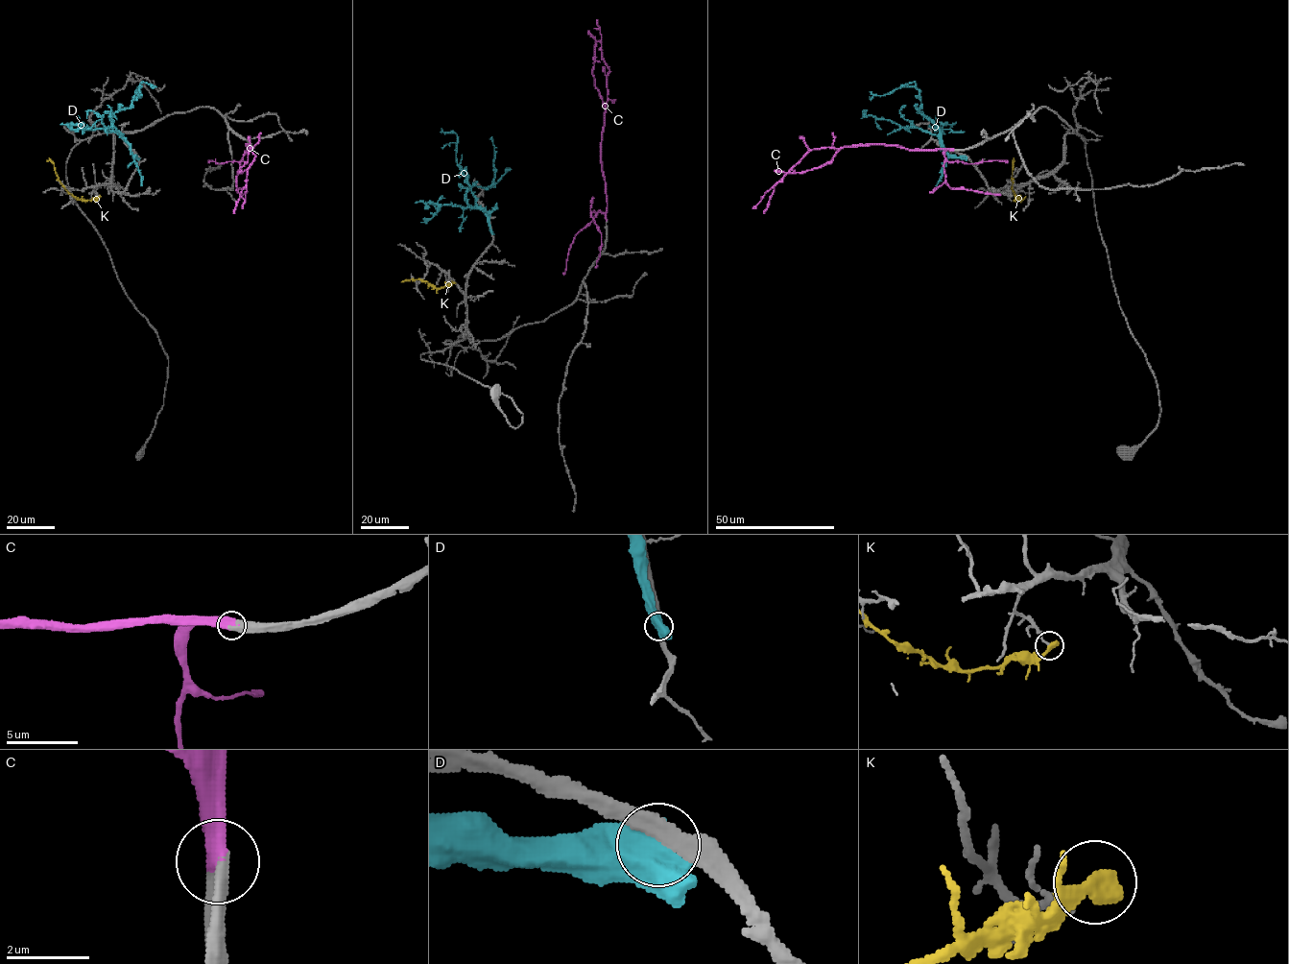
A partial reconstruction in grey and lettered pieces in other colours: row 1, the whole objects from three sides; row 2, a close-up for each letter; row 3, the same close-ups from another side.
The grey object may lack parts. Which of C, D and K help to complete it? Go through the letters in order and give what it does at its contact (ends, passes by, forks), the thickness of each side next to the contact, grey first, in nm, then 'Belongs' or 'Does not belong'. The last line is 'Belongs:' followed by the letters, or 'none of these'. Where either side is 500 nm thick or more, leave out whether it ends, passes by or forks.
C: Thickness 360 nm (grey) against 500 nm. Belongs
D: Thickness 300 nm (grey) against 600 nm. Does not belong
K: Thickness 150 nm (grey) against 500 nm. Does not belong
Belongs: C

